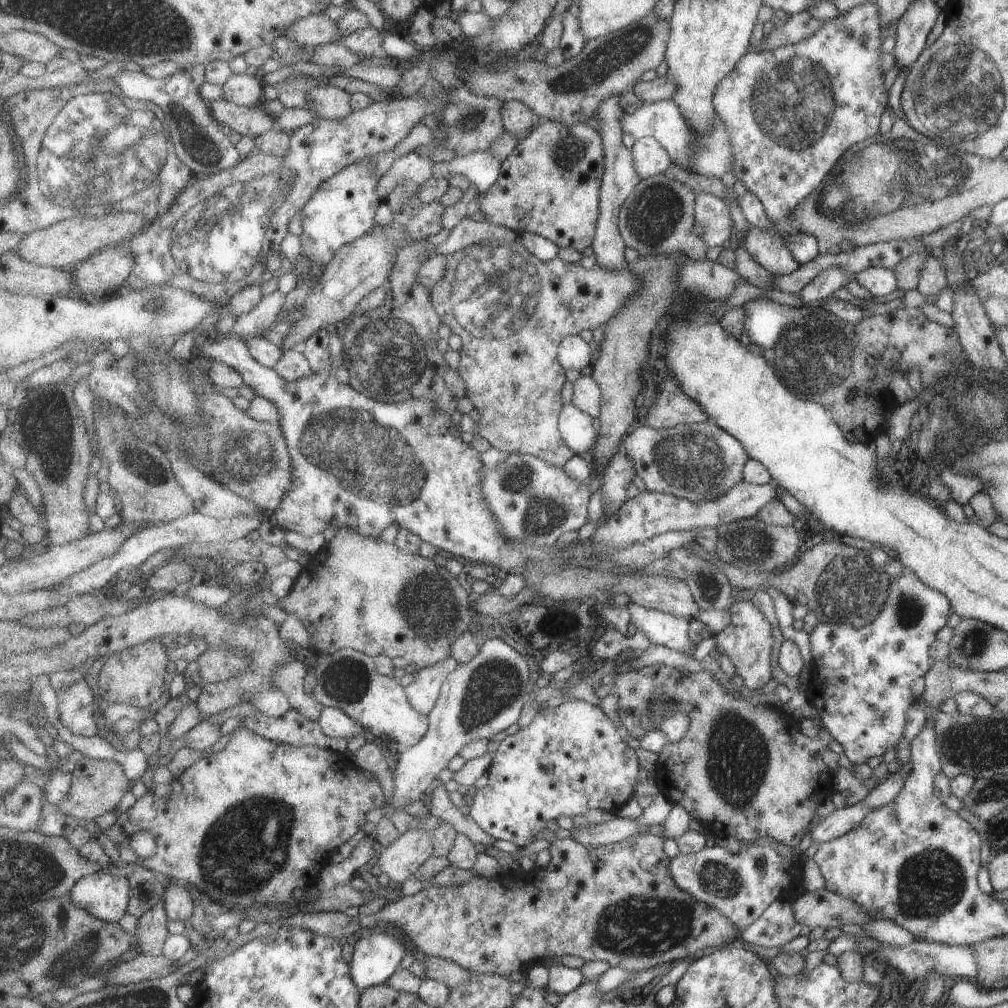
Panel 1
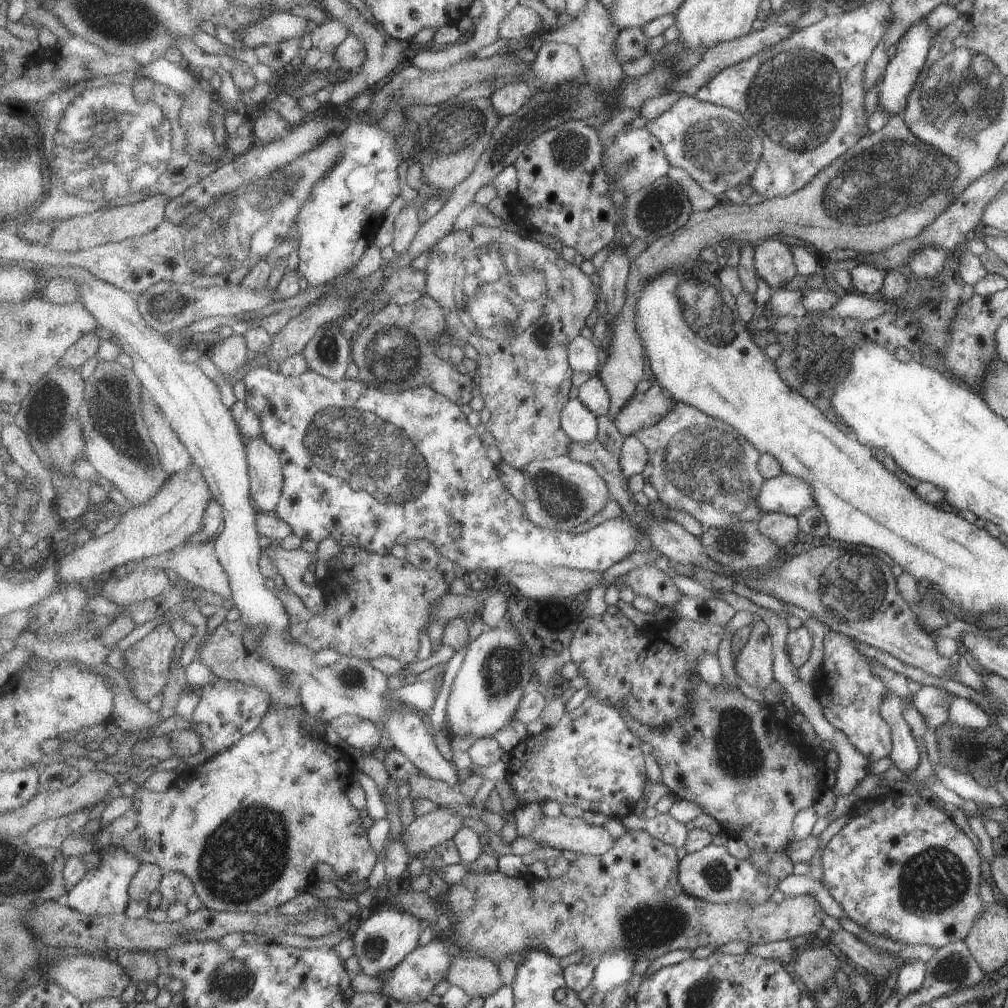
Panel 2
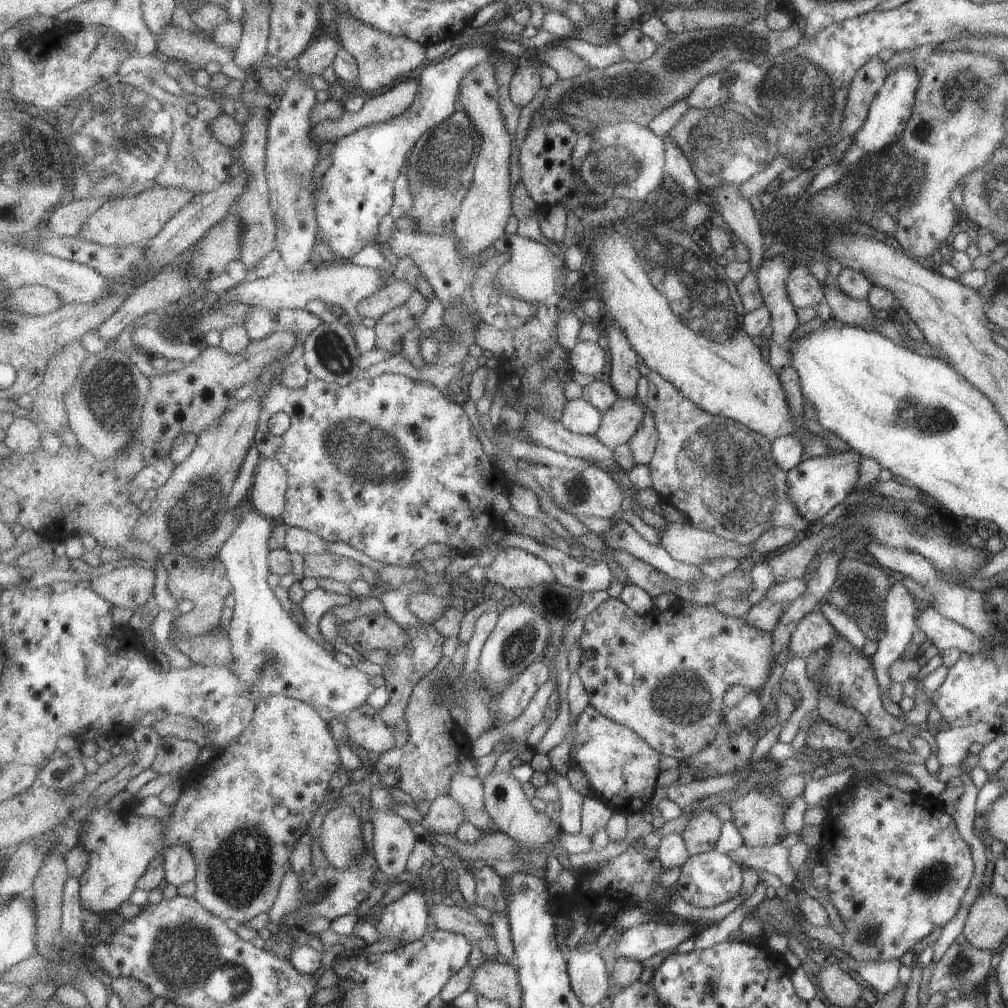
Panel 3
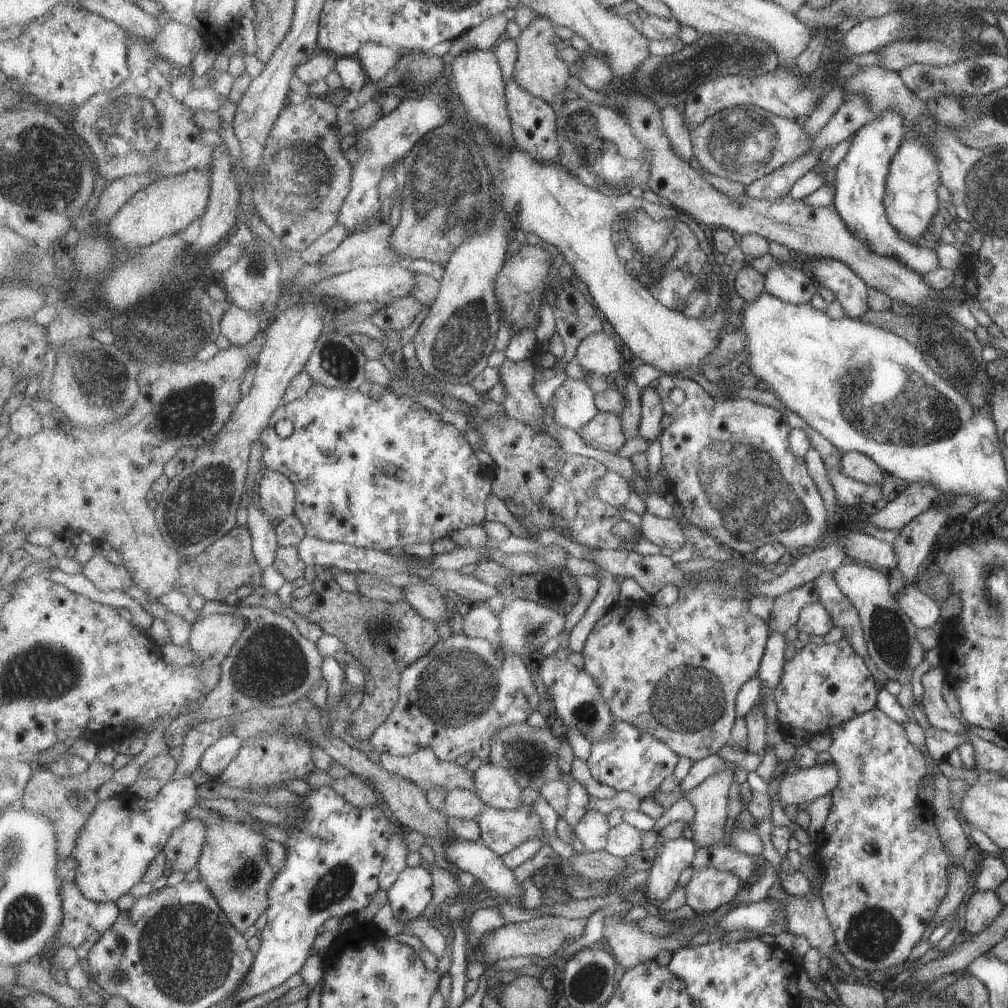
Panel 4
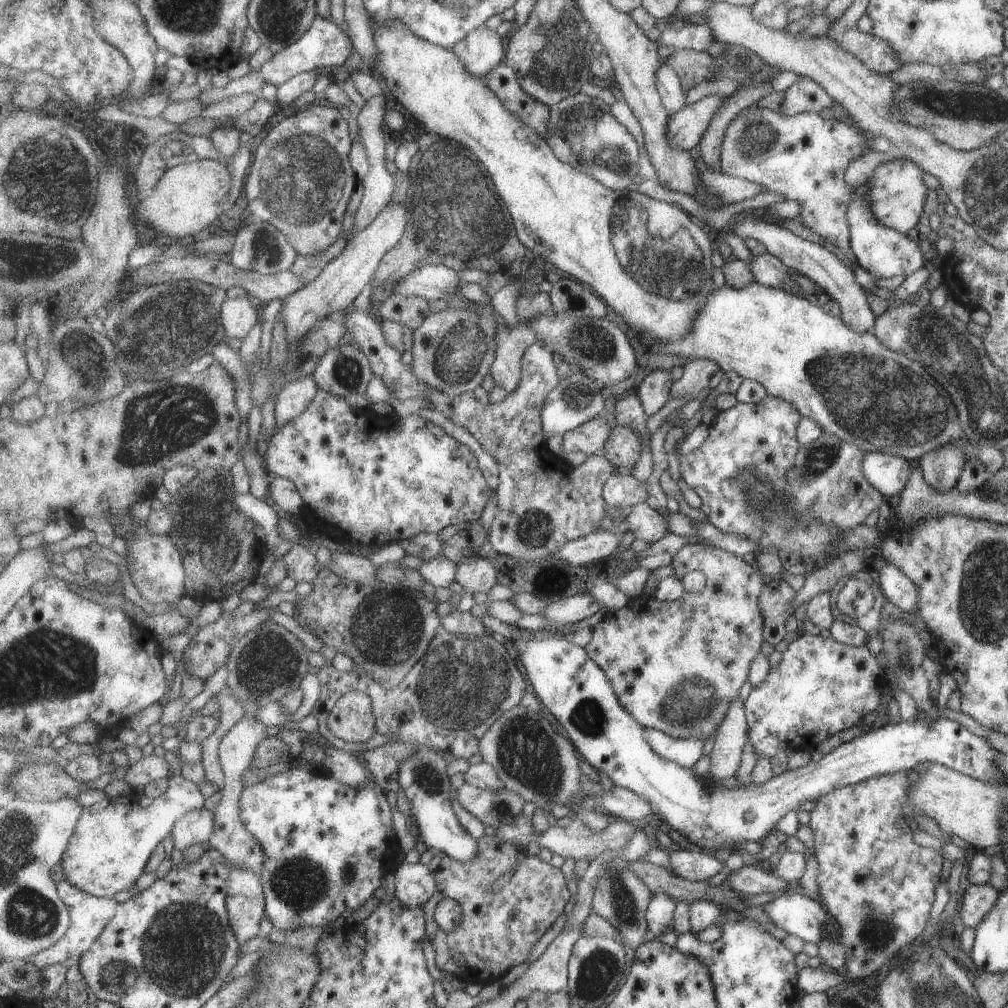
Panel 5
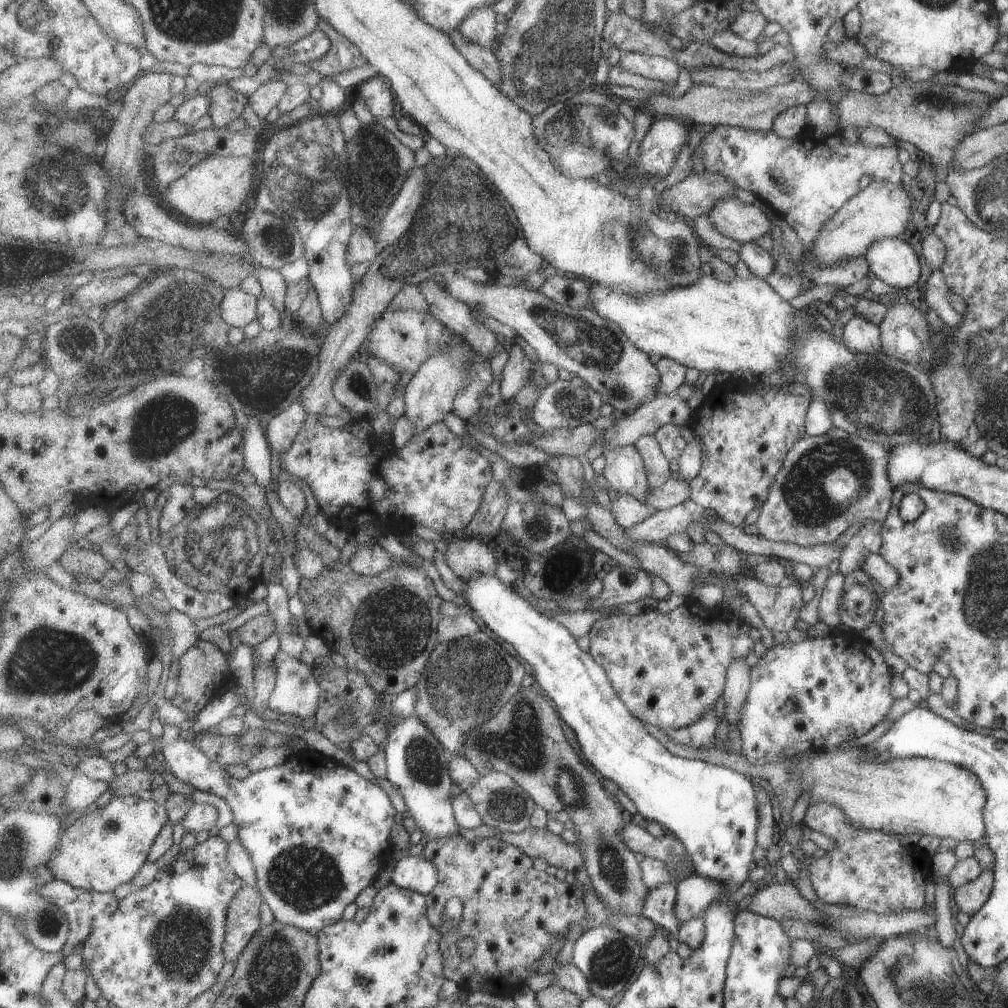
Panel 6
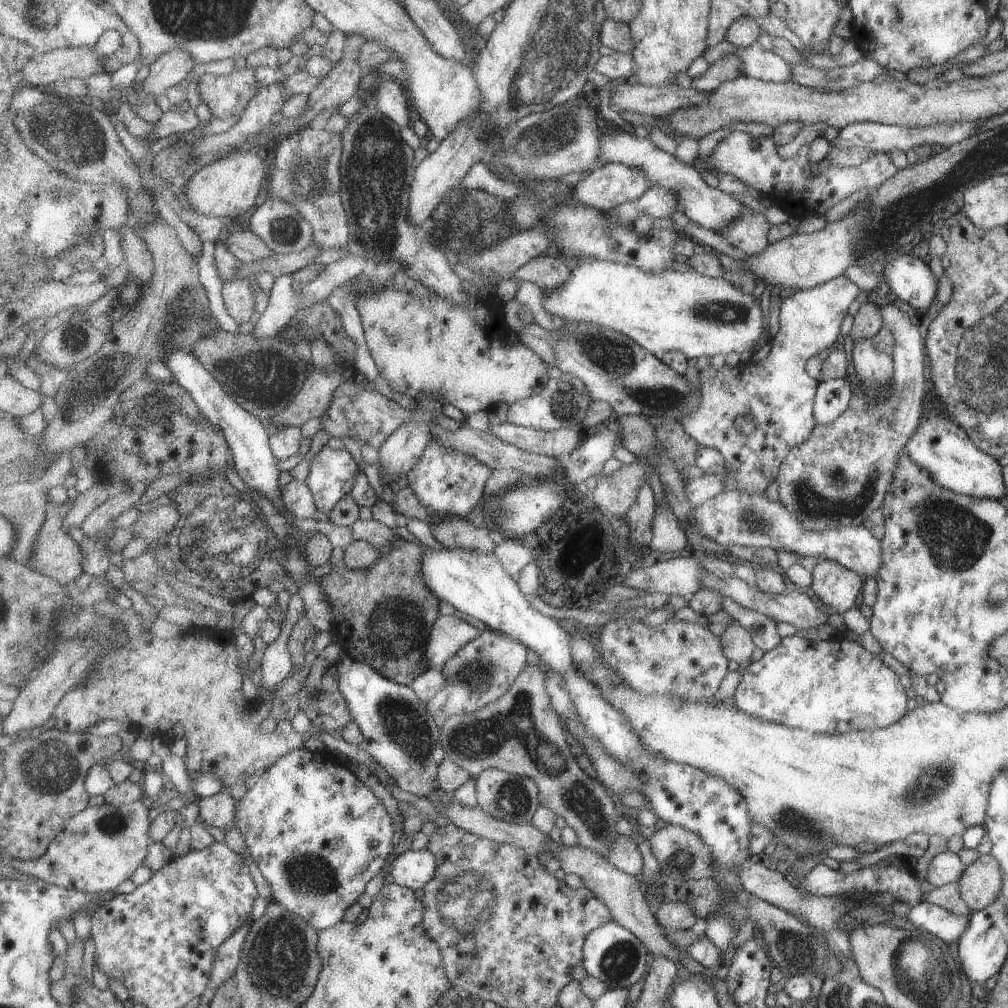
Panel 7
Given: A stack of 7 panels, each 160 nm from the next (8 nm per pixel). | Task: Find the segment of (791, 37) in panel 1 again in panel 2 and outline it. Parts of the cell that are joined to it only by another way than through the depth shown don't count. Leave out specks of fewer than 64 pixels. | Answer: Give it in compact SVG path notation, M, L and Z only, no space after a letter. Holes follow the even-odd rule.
M768 23L766 28L763 30L754 31L752 34L747 34L743 37L732 39L731 41L721 42L707 52L707 55L702 61L700 61L700 64L696 65L696 68L693 68L693 70L687 75L679 77L669 92L677 91L680 93L682 92L682 94L687 94L690 97L695 97L696 93L701 88L704 88L707 84L710 84L710 82L716 78L716 75L722 69L732 66L737 62L746 60L753 54L767 49L769 46L776 44L778 41L782 41L783 38L786 38L787 36L790 36L792 33L796 32L795 28L795 23L788 25Z

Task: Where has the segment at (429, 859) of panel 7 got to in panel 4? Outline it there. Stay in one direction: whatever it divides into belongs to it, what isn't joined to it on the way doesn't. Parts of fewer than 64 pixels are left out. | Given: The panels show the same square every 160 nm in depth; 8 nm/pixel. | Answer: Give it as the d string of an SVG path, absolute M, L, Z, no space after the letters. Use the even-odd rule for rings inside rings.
M409 866L388 891L398 921L408 924L417 919L434 900L435 878L422 866Z

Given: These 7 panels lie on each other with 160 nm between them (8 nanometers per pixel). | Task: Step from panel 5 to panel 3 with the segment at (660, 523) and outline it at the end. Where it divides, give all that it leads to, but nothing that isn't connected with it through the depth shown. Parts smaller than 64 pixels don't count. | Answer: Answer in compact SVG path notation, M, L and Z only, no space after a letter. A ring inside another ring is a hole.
M670 523L665 531L659 533L661 543L676 560L699 567L714 558L734 557L742 560L751 549L754 550L753 544L748 547L739 545L724 540L716 533L682 523Z

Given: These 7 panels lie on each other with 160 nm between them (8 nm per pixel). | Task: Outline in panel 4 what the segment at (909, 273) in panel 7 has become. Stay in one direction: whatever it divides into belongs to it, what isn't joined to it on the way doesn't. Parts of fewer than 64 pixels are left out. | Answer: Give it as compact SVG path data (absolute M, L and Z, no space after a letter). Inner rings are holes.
M888 109L880 118L870 120L870 122L862 125L856 132L853 138L849 151L836 167L834 174L834 188L835 199L832 207L838 210L840 216L843 218L846 226L856 234L857 238L867 242L871 246L871 250L876 254L884 255L888 258L899 260L901 263L906 264L914 272L919 272L921 275L938 267L938 255L935 253L935 246L920 247L915 242L911 243L908 240L902 240L898 236L899 231L895 227L890 226L889 218L886 218L886 204L883 202L886 196L886 182L887 174L890 172L892 160L895 154L899 152L900 145L903 142L906 134L906 120L895 109Z

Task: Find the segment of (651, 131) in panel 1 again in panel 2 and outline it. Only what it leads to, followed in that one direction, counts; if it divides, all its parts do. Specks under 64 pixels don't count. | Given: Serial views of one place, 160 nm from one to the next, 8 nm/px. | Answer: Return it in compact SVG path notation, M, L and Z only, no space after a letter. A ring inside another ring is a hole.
M689 95L662 116L650 120L648 128L664 142L673 166L686 169L706 190L721 199L728 188L746 183L762 156L761 136L745 117L731 108Z

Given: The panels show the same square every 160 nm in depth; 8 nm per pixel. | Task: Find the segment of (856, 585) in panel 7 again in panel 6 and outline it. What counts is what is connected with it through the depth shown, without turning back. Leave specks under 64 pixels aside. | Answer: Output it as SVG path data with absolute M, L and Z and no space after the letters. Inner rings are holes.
M835 570L828 578L819 600L818 614L820 620L827 624L831 630L841 624L838 612L840 612L840 602L842 602L844 579L845 576Z

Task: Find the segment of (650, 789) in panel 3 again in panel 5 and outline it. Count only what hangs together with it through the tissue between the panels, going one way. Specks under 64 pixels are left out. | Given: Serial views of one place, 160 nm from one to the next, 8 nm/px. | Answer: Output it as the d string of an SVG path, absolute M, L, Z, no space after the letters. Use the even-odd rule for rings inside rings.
M647 727L647 739L651 742L653 749L671 761L679 762L685 767L693 767L702 760L704 756L704 739L692 737L689 739L674 738L663 730Z

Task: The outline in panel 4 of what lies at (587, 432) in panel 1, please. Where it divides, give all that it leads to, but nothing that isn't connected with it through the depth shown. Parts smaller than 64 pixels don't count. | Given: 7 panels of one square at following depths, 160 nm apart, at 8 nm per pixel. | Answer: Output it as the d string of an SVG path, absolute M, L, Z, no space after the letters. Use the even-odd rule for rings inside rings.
M570 377L556 392L556 422L579 432L600 414L598 392L585 379Z

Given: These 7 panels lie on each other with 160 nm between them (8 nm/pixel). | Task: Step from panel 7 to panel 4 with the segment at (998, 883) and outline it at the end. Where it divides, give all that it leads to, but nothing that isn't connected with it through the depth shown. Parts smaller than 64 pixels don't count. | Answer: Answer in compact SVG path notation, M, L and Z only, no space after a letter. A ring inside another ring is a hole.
M975 889L966 904L965 930L968 935L982 933L1004 910L996 892Z

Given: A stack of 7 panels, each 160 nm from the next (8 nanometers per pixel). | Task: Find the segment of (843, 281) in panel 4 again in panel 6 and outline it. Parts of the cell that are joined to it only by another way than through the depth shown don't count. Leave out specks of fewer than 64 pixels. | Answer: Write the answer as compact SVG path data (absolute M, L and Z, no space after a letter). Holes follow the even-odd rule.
M735 196L720 199L708 215L722 235L740 243L755 241L771 230L772 222L760 207ZM855 314L844 326L844 343L858 353L874 354L882 352L881 330L879 326Z

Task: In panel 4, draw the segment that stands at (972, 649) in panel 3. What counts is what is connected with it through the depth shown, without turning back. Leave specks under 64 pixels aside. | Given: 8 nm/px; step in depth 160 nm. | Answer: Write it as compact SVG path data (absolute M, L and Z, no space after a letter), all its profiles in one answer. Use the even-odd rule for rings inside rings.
M910 583L898 596L899 607L910 617L917 628L930 628L940 617L940 604L922 593L917 583Z

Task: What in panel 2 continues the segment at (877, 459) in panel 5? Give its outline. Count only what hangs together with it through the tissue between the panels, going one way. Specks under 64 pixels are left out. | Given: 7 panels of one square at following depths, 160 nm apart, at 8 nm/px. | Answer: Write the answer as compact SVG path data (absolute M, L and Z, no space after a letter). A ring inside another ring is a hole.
M784 472L764 481L756 502L764 513L779 512L793 517L816 507L812 485Z

